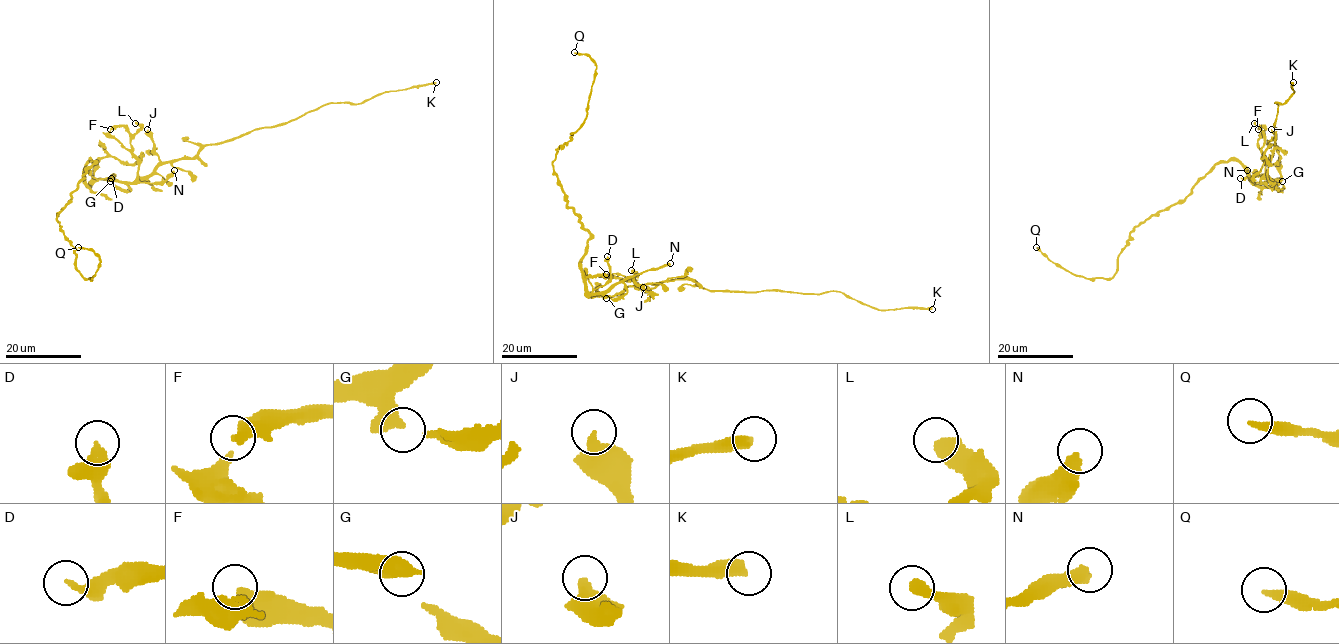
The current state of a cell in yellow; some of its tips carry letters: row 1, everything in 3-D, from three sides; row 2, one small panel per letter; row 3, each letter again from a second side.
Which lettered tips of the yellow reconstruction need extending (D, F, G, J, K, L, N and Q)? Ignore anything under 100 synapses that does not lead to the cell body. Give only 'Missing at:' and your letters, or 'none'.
Missing at: K

